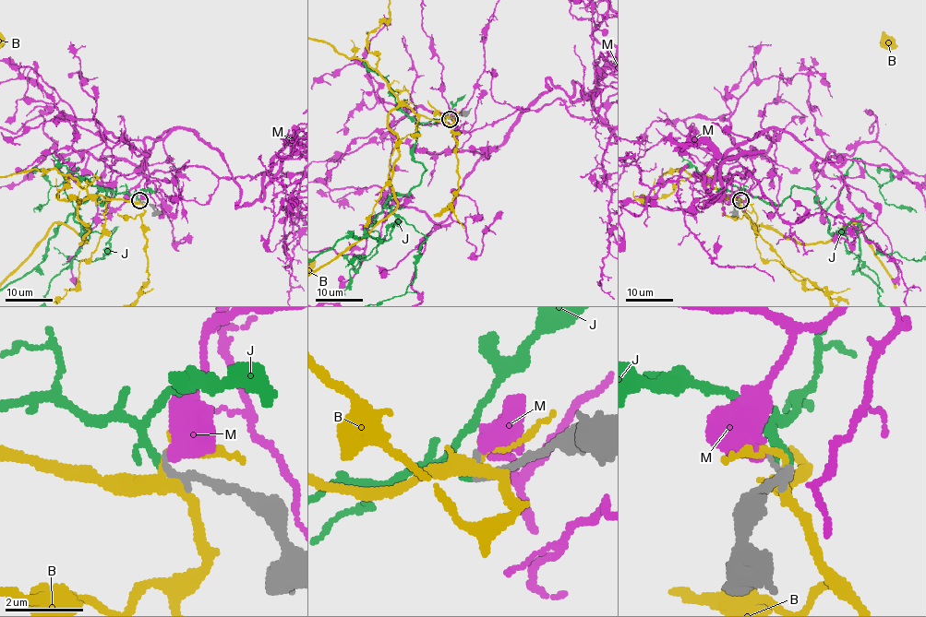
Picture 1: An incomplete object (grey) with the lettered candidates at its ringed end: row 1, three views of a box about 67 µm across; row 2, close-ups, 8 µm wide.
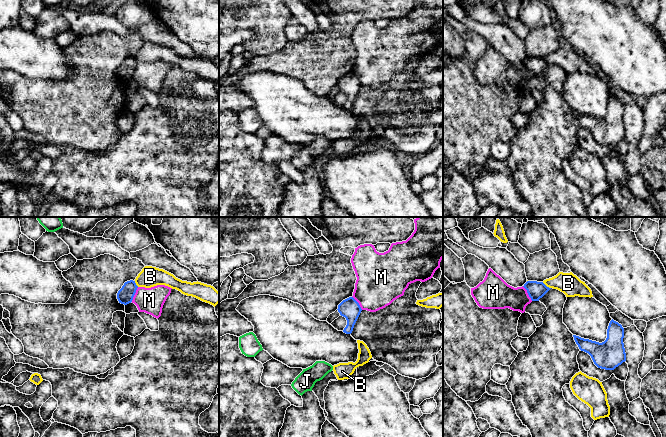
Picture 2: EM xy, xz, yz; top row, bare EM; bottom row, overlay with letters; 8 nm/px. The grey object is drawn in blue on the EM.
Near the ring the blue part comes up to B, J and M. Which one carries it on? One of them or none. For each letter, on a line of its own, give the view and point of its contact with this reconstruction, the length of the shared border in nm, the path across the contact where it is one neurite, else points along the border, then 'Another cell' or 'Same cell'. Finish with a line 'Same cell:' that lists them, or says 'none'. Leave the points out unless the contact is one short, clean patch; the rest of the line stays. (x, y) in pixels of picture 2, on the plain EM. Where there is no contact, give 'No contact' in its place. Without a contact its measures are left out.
B: Touches blue at yz (545, 61). Shared border 90 nm. Another cell
J: No contact. Same cell
M: Touches blue at xy (134, 70). Shared border 130 nm. Boundary: xy (138, 63), (131, 77). Another cell
Same cell: J

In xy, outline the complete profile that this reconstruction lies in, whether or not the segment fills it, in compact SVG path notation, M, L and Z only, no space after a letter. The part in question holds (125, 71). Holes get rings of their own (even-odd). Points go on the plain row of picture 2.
M130 56L124 59L122 64L117 69L119 79L127 81L132 78L138 62L135 57Z

